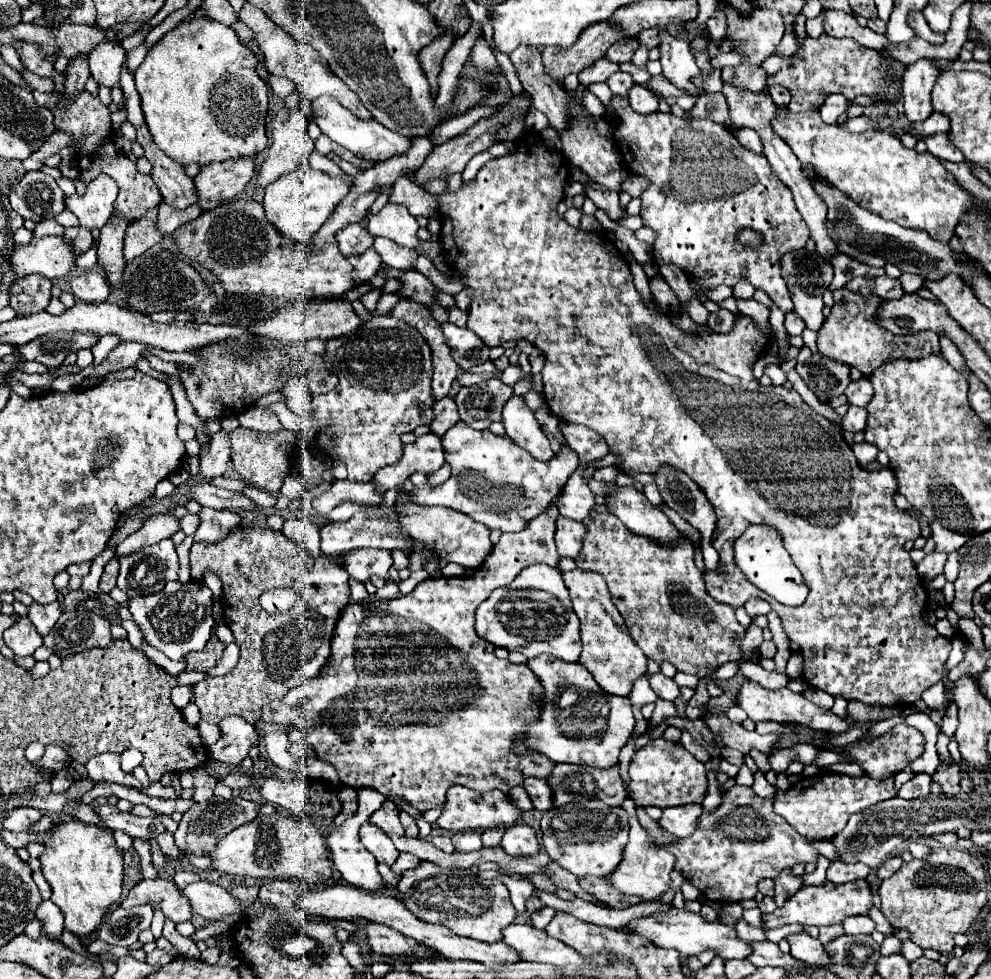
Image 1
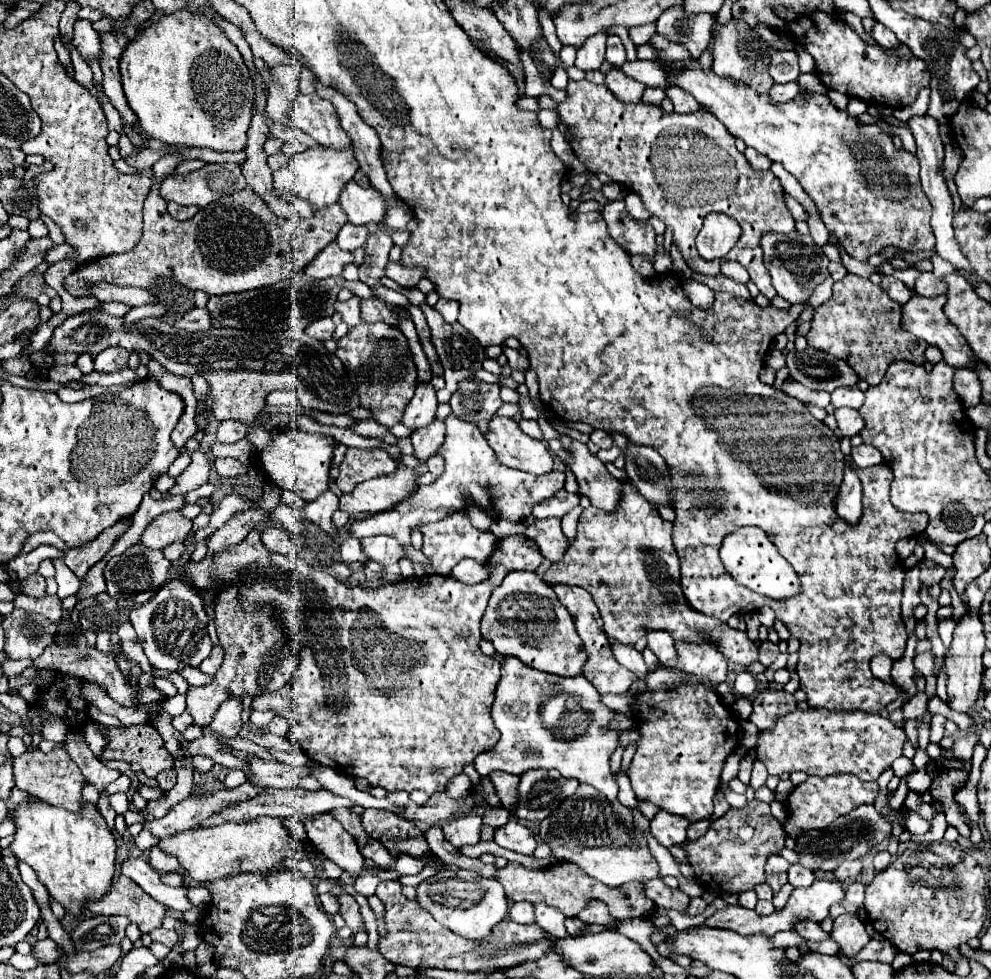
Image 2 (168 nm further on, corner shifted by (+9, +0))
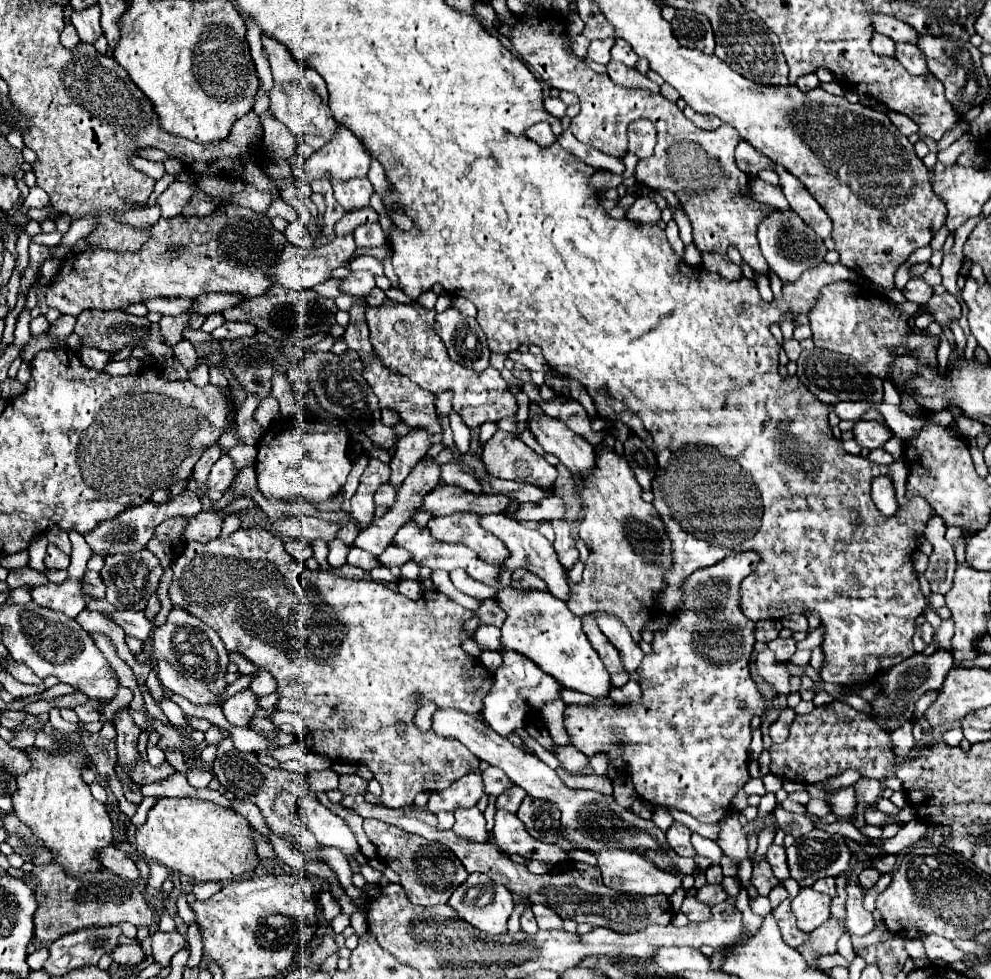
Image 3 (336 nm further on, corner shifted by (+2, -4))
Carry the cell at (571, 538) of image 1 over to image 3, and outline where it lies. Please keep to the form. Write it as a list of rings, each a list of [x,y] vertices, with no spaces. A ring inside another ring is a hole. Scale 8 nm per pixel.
[[[564,519],[552,521],[554,533],[556,533],[556,541],[554,541],[554,549],[558,553],[558,561],[562,563],[562,567],[566,571],[570,571],[574,567],[574,563],[578,561],[578,549],[576,549],[576,541],[570,535],[570,525]]]

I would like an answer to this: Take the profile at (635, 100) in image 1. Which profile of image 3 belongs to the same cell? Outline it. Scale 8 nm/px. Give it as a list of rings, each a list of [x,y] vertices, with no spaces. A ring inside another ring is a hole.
[[[610,61],[606,65],[606,75],[622,87],[642,87],[642,89],[650,89],[652,93],[660,93],[660,86],[652,83],[648,77],[640,75],[636,67],[626,67],[618,61]]]

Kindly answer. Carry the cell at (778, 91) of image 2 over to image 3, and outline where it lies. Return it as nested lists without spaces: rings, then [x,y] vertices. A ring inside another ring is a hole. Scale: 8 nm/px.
[[[808,73],[808,75],[798,77],[796,85],[798,85],[800,89],[804,89],[804,91],[810,91],[810,89],[814,89],[814,87],[818,87],[818,85],[820,85],[820,79],[818,79],[814,73]]]

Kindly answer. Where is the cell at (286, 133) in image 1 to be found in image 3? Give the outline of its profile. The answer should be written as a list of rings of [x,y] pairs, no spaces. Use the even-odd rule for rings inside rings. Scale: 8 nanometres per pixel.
[[[262,33],[262,45],[264,45],[268,61],[272,65],[274,81],[288,83],[288,81],[294,81],[300,75],[302,69],[300,69],[298,59],[280,41],[274,41],[270,35]]]

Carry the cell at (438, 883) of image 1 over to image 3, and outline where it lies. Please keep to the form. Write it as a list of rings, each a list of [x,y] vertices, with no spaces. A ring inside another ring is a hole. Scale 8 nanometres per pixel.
[[[472,873],[468,875],[468,879],[464,881],[464,885],[460,885],[450,901],[448,901],[462,919],[470,921],[472,927],[484,931],[484,933],[506,933],[506,923],[508,923],[508,917],[512,915],[512,909],[514,909],[514,899],[512,899],[512,893],[502,887],[502,885],[496,885],[494,881],[490,881],[490,877],[486,877],[484,873]]]

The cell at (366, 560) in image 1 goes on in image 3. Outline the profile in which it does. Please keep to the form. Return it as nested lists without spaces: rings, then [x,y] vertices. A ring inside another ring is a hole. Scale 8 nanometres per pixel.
[[[408,521],[402,529],[398,529],[396,537],[394,537],[394,545],[410,551],[414,555],[414,563],[418,563],[420,567],[430,567],[430,569],[446,569],[446,571],[452,571],[452,569],[464,569],[472,579],[488,585],[488,587],[494,587],[494,589],[502,589],[502,585],[498,585],[498,573],[502,573],[502,565],[490,565],[486,561],[482,561],[472,549],[464,547],[464,545],[450,545],[450,543],[440,543],[438,539],[434,539],[428,531],[428,527],[420,529],[416,521]]]

